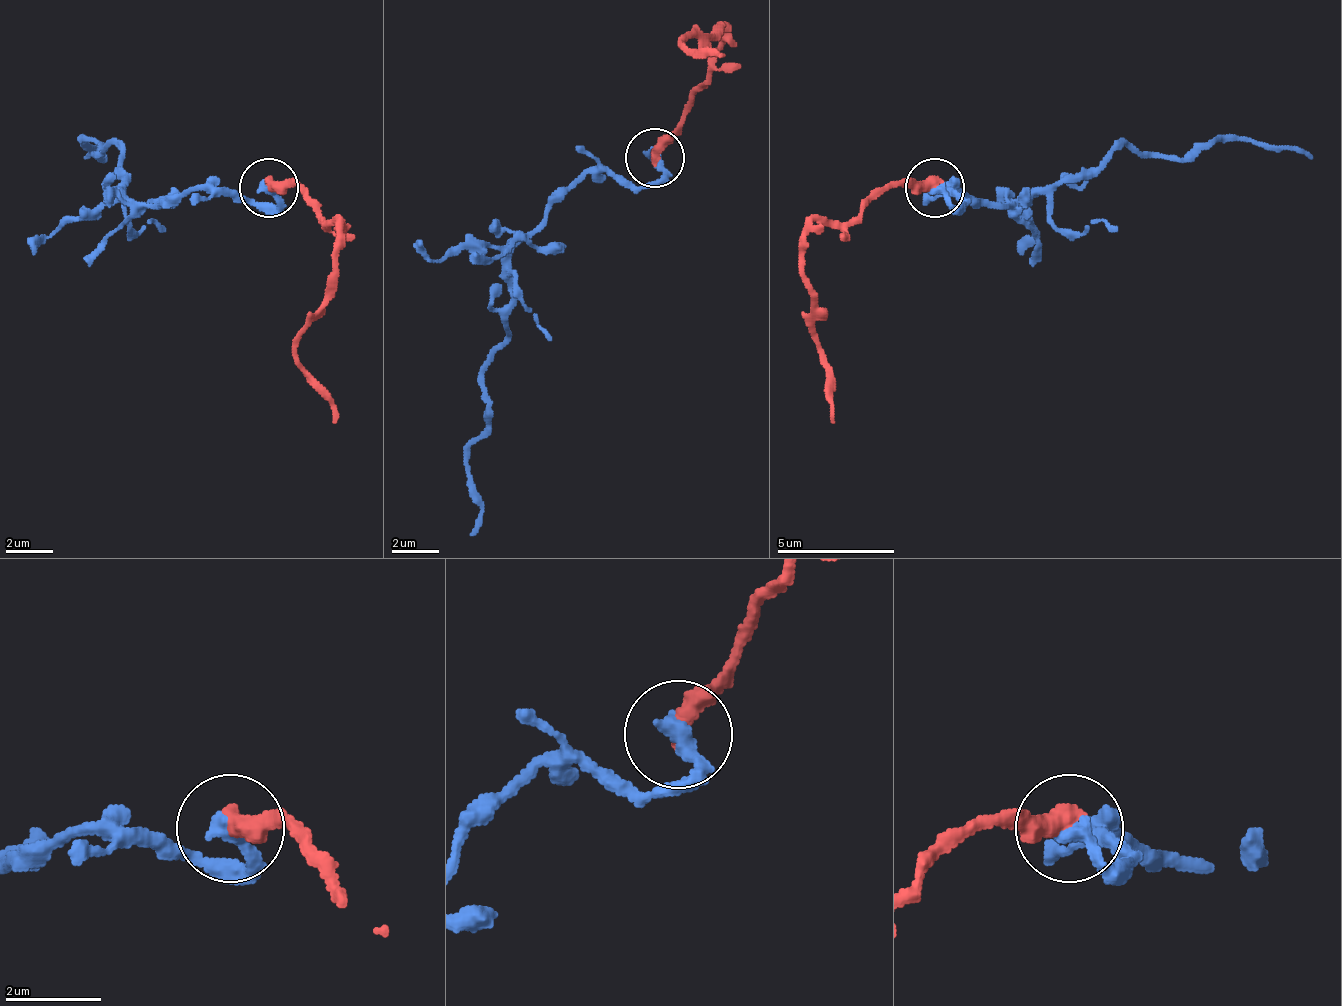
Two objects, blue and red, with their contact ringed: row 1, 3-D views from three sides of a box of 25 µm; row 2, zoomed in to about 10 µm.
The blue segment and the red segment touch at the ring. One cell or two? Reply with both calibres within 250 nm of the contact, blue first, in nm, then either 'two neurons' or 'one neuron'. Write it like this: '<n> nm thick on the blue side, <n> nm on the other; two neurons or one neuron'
420 nm thick on the blue side, 440 nm on the other; one neuron

